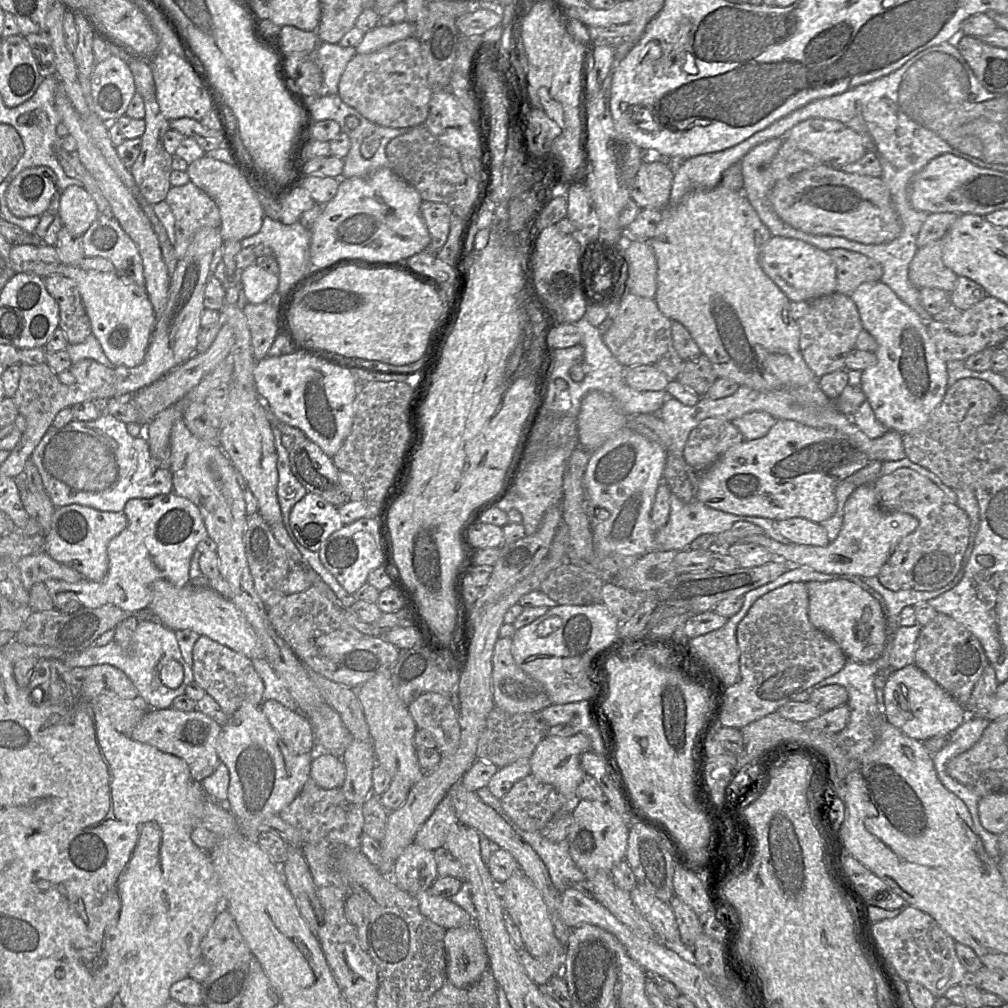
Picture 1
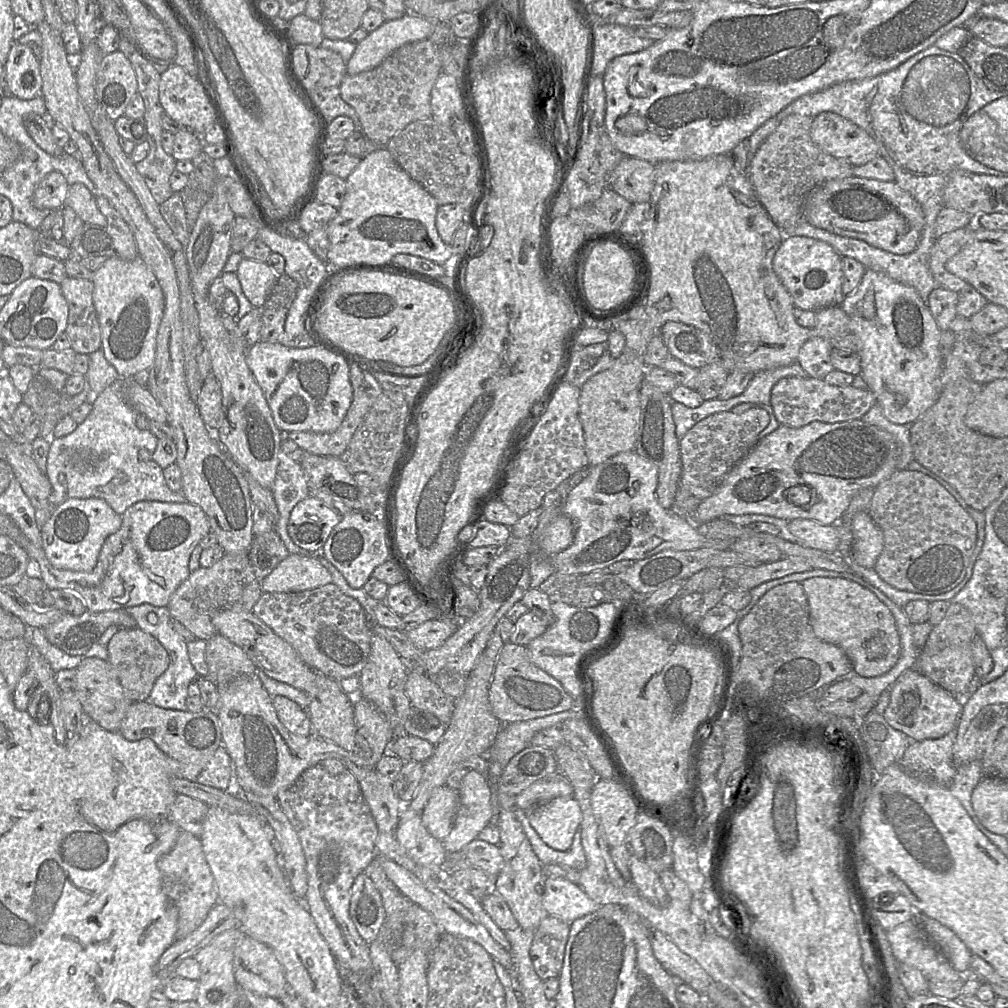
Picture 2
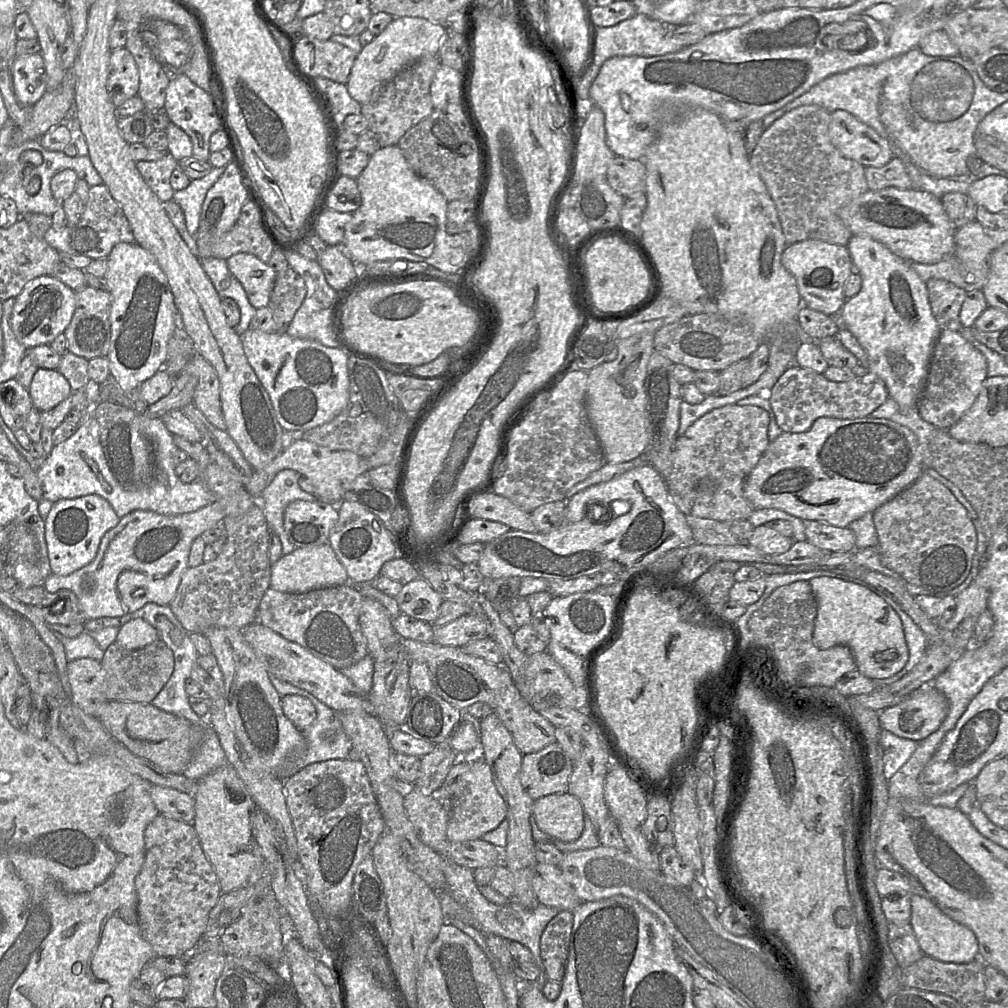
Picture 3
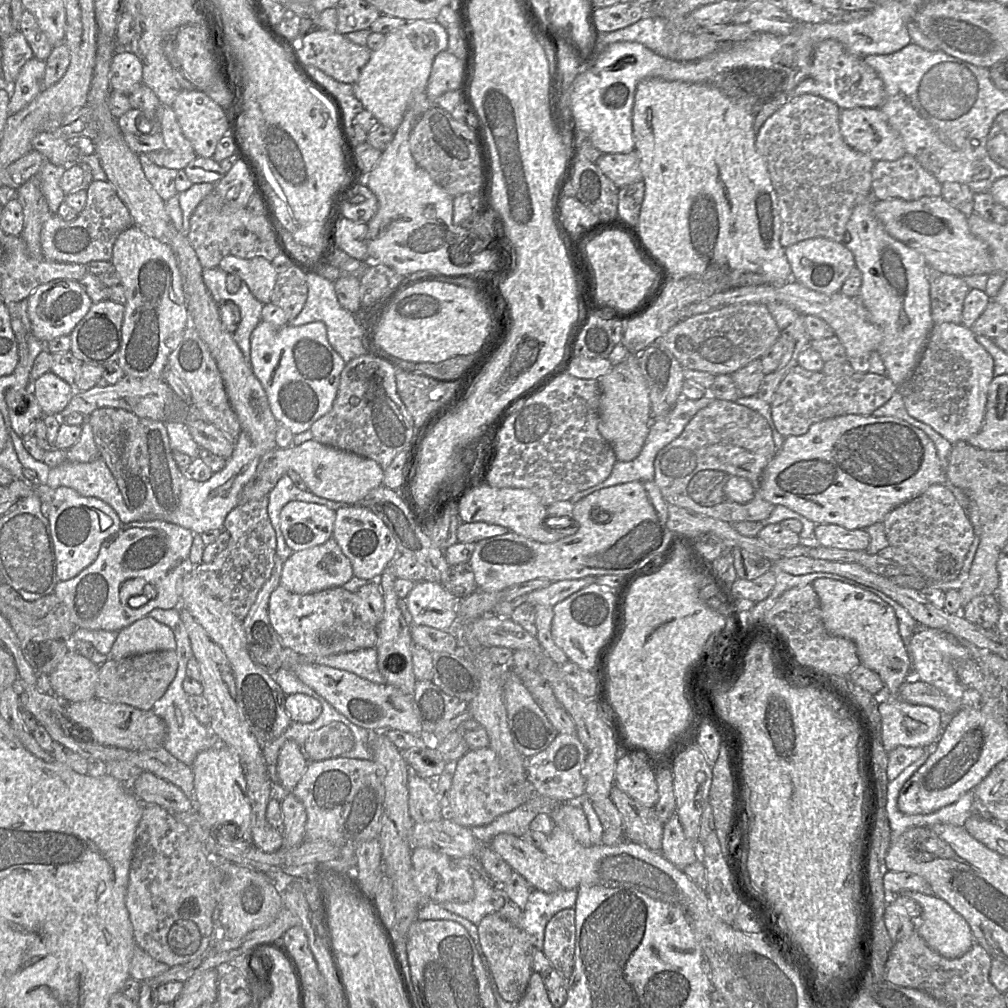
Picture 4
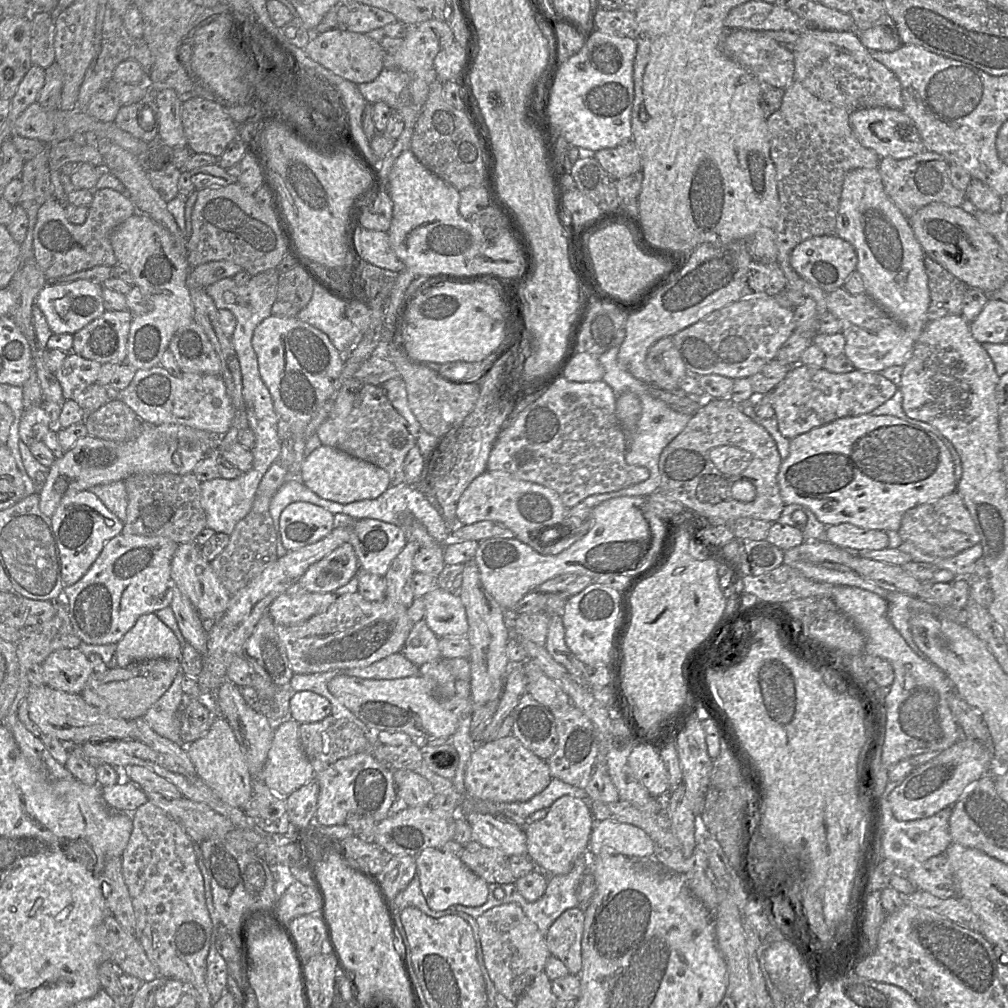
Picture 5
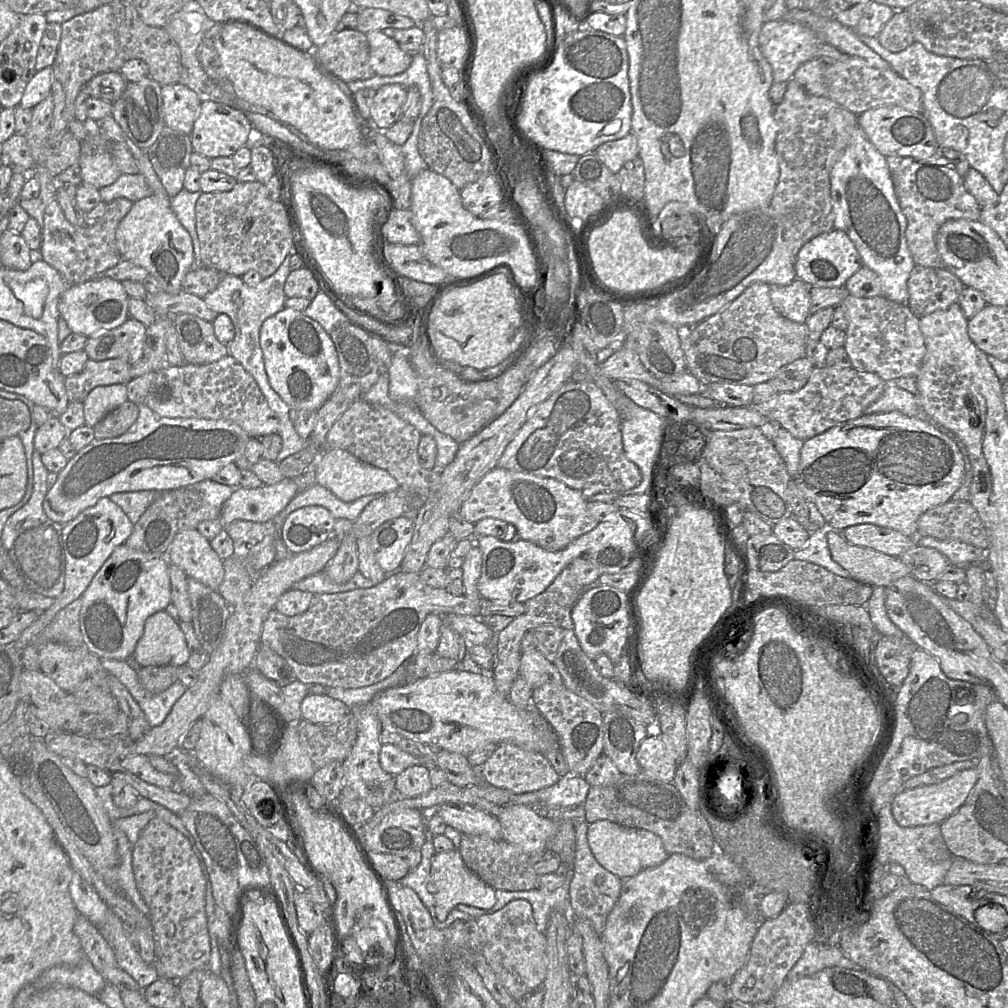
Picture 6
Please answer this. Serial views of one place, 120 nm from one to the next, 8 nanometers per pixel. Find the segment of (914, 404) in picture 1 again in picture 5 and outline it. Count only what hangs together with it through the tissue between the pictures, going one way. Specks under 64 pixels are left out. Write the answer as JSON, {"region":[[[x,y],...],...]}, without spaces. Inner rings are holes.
{"region":[[[860,168],[850,171],[843,182],[840,203],[838,207],[836,235],[849,242],[855,249],[857,254],[856,271],[860,273],[865,284],[866,293],[871,296],[894,320],[896,320],[908,332],[913,341],[917,341],[925,325],[929,322],[927,319],[927,310],[930,304],[930,293],[928,287],[928,277],[924,266],[925,253],[917,241],[910,227],[909,220],[896,207],[896,205],[887,196],[878,168]]]}

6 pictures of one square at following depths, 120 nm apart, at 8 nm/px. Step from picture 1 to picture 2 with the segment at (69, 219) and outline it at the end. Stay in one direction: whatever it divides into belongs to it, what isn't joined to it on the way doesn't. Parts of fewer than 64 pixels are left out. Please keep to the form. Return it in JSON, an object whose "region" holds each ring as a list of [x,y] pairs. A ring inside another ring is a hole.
{"region":[[[82,183],[69,185],[65,205],[71,207],[83,222],[106,224],[105,216],[97,207],[95,195]]]}

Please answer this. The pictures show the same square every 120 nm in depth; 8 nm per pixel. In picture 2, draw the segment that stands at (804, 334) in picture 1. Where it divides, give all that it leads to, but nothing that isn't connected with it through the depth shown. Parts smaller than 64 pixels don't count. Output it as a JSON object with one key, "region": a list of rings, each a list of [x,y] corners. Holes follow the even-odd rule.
{"region":[[[840,305],[825,307],[816,311],[816,324],[810,331],[811,337],[800,348],[796,361],[810,377],[824,378],[834,370],[830,358],[832,339],[850,333],[850,319]]]}

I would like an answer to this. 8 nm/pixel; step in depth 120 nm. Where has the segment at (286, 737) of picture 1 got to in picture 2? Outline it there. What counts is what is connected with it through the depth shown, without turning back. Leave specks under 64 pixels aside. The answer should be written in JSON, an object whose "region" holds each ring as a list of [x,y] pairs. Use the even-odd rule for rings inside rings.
{"region":[[[284,696],[273,697],[273,706],[280,722],[290,733],[302,737],[313,735],[313,727],[305,708]]]}

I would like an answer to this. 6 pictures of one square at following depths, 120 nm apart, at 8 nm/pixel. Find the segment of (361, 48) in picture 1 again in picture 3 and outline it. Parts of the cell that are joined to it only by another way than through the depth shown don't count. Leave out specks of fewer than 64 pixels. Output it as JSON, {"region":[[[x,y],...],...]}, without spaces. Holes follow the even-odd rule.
{"region":[[[394,17],[393,21],[357,54],[346,83],[350,96],[360,104],[367,103],[376,88],[392,80],[403,69],[423,57],[437,56],[444,33],[445,28],[441,24],[424,18]]]}

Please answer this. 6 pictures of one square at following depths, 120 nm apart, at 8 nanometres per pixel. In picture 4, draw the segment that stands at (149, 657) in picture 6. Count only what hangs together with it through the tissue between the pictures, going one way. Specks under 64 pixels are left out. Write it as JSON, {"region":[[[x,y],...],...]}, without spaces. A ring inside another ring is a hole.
{"region":[[[146,616],[119,631],[108,658],[118,660],[129,656],[163,650],[175,650],[172,630]]]}

